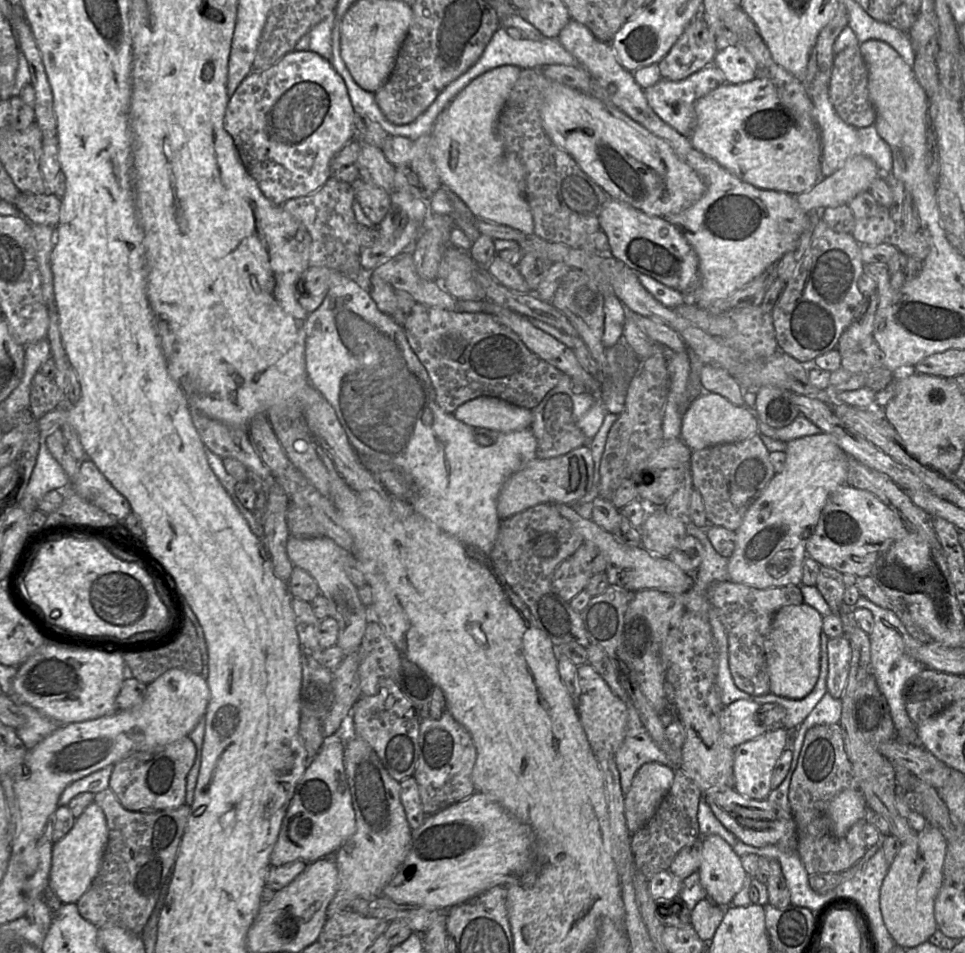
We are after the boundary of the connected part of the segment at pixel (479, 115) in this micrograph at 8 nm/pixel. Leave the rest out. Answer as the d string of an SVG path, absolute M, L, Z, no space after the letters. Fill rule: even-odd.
M504 65L473 79L437 116L431 129L430 155L442 185L451 189L477 219L493 221L527 234L534 234L531 209L525 198L525 169L520 158L508 151L498 132L498 119L521 69Z

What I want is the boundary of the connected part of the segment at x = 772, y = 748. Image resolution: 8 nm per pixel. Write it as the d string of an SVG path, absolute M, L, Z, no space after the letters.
M778 728L769 729L757 738L736 746L734 748L734 789L745 797L765 800L772 790L771 779L776 763L788 745L788 730Z

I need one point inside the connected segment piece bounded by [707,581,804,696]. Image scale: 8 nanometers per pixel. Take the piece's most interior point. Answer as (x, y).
(746, 613)

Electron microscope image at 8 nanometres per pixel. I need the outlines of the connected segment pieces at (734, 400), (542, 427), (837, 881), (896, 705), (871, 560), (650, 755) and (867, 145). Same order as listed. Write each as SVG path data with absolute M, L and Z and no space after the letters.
M703 365L700 372L702 391L721 395L737 407L746 407L743 389L726 370L712 365Z
M561 372L557 385L551 389L543 400L533 409L530 430L537 438L537 458L547 459L564 455L573 449L588 444L576 422L589 410L593 403L593 395L589 393L574 394L570 389L571 378Z
M884 842L876 843L866 850L865 855L859 859L852 867L840 873L814 873L808 877L810 887L819 894L825 894L835 890L840 884L852 879L872 858L875 853L882 848Z
M861 596L855 607L868 609L874 619L874 627L870 634L871 673L875 676L877 686L886 697L890 706L891 717L899 740L903 743L921 746L917 727L907 714L904 701L904 688L907 681L927 667L913 657L913 651L923 645L912 637L897 615L889 609L882 608L864 596Z
M850 485L839 486L823 507L818 522L806 543L806 553L821 566L827 566L841 574L857 577L869 576L878 557L897 539L907 535L909 529L900 515L867 490Z
M627 704L628 721L624 740L615 753L620 786L626 795L639 768L648 762L670 765L667 755L655 744L633 704Z
M829 91L821 92L811 98L813 118L819 128L822 142L821 176L827 177L841 168L849 159L857 155L866 156L874 161L881 174L889 174L892 169L892 154L889 145L879 136L875 125L855 127L844 122L835 111Z

